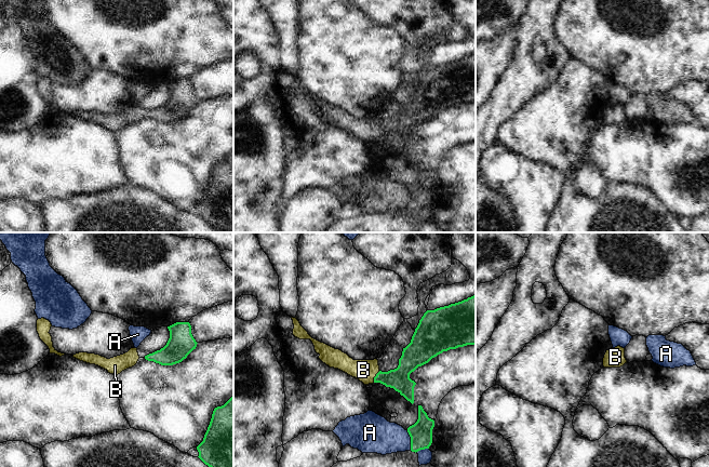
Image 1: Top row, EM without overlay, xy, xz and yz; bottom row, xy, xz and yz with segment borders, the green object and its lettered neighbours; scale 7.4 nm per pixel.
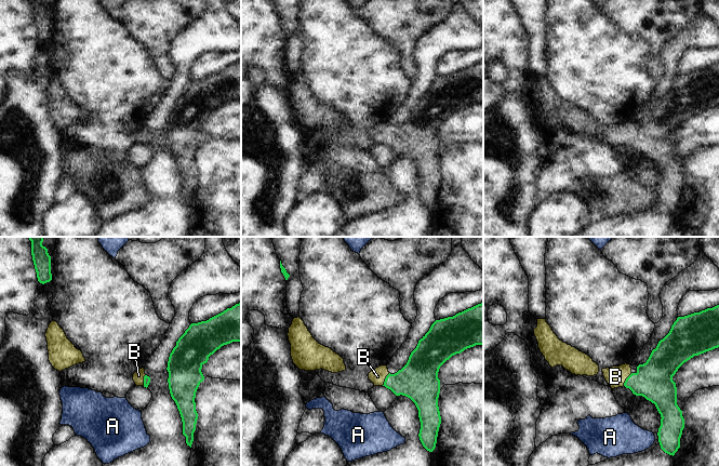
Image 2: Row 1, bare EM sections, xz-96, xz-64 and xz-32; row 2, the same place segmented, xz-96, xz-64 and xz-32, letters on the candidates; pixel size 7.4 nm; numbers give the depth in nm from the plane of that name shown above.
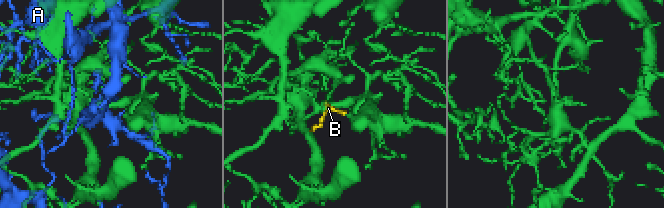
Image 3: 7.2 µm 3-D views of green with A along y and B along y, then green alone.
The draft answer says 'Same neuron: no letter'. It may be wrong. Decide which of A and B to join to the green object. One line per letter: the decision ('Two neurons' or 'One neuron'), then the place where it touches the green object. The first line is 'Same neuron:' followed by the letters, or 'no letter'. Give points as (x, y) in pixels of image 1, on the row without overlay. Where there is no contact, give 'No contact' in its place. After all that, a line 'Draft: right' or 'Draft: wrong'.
Same neuron: B
A: Two neurons. Touches green at xz (411, 198)
B: One neuron. Touches green at xz (375, 134).
Draft: wrong

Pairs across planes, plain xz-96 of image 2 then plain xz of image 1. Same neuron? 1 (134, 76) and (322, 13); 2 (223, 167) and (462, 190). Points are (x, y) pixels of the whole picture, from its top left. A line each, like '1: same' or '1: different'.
1: same
2: same

